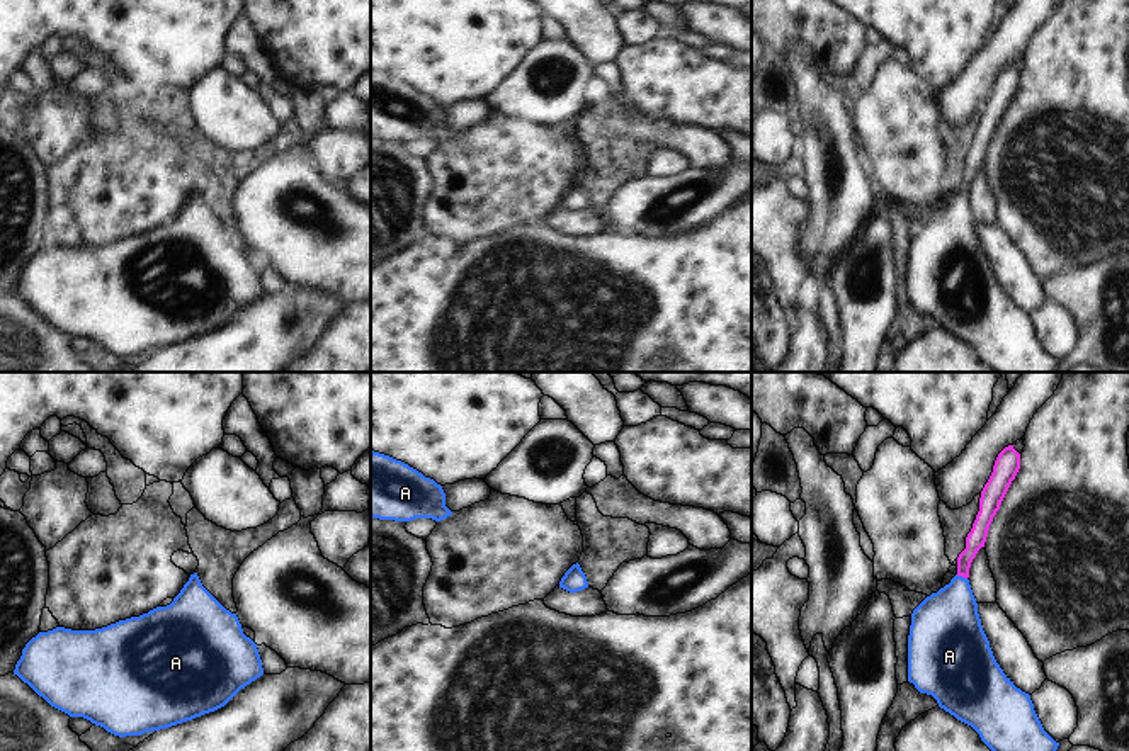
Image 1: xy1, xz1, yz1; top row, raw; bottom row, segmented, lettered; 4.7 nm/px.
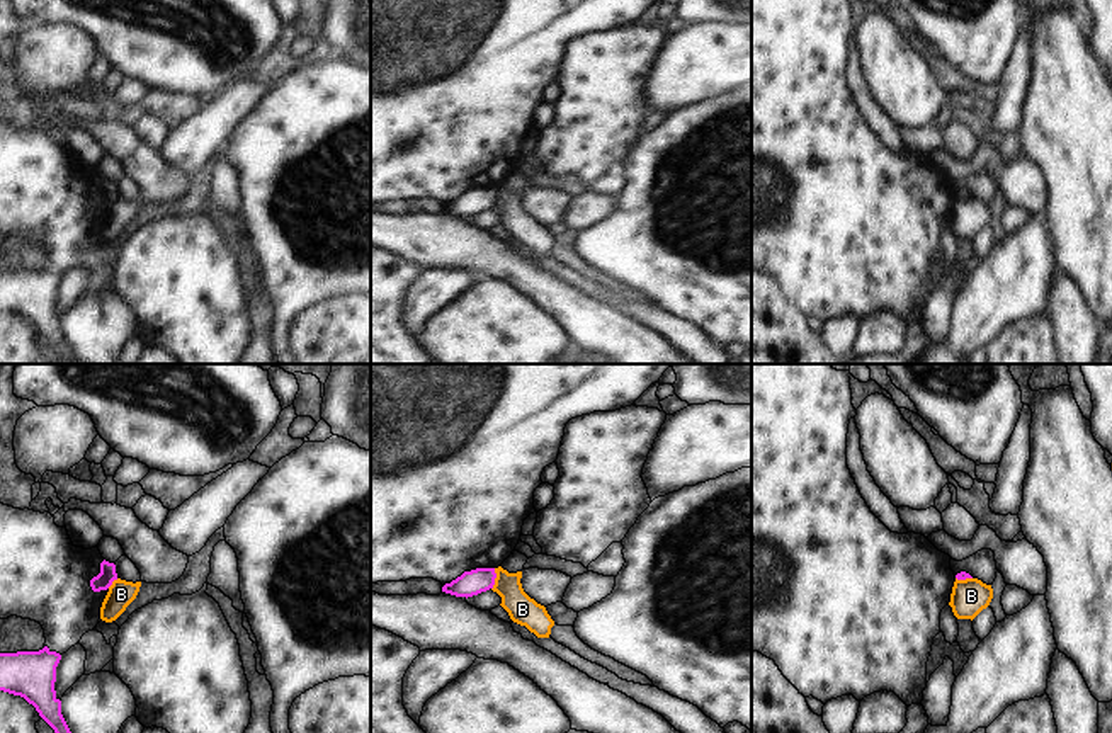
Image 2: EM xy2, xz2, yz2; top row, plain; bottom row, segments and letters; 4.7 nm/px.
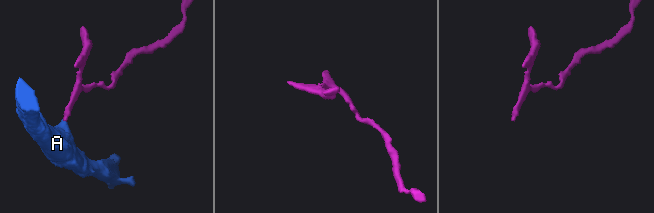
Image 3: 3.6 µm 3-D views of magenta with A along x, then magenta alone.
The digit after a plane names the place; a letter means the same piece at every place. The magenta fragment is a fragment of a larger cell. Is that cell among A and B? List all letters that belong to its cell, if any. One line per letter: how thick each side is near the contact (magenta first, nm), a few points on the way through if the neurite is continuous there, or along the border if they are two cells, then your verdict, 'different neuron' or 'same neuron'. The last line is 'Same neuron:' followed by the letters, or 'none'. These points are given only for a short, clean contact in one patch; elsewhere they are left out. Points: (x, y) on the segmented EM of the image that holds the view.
A: 90/320 nm | across yz1 (976, 537), (964, 559), (961, 575), (958, 597), (946, 624) | same neuron
B: 120/140 nm | along xz2 (495, 568), (492, 589) | different neuron
Same neuron: A

